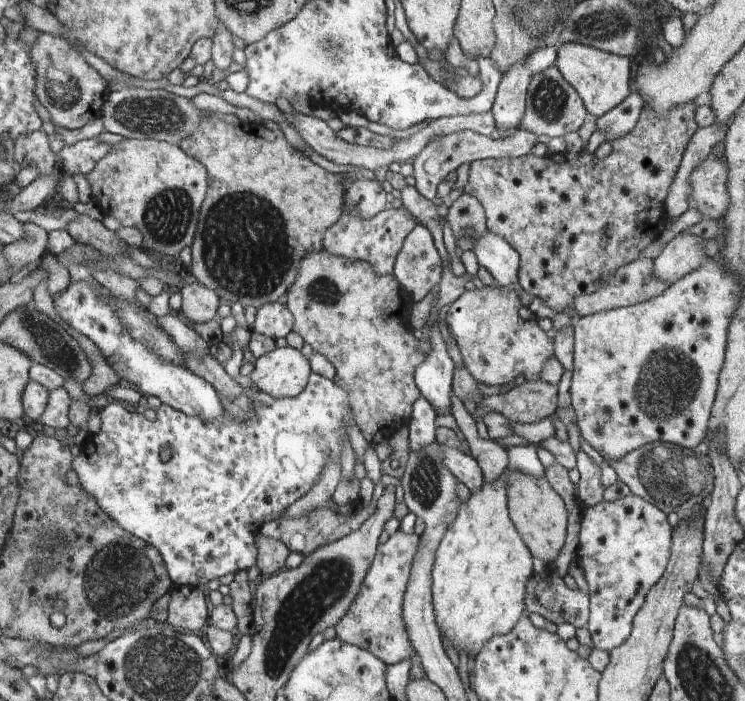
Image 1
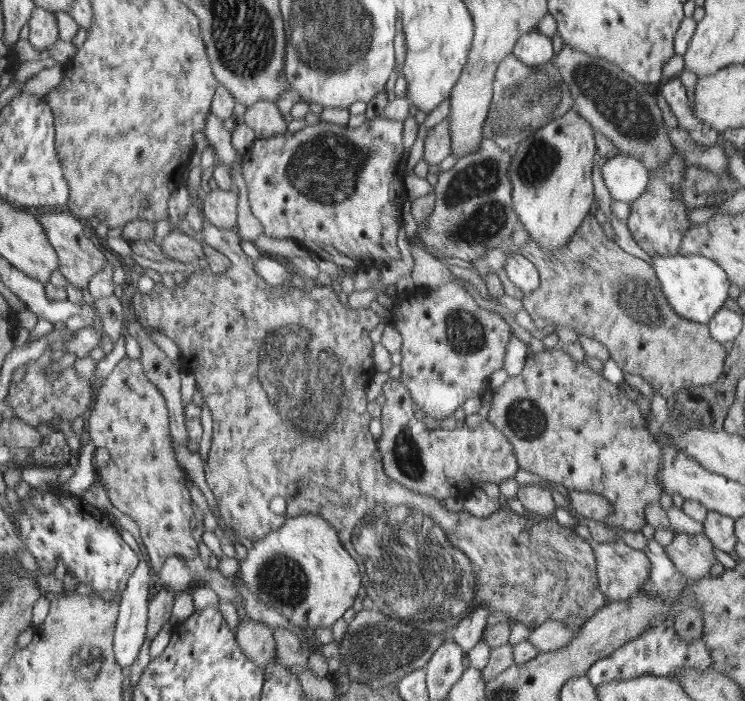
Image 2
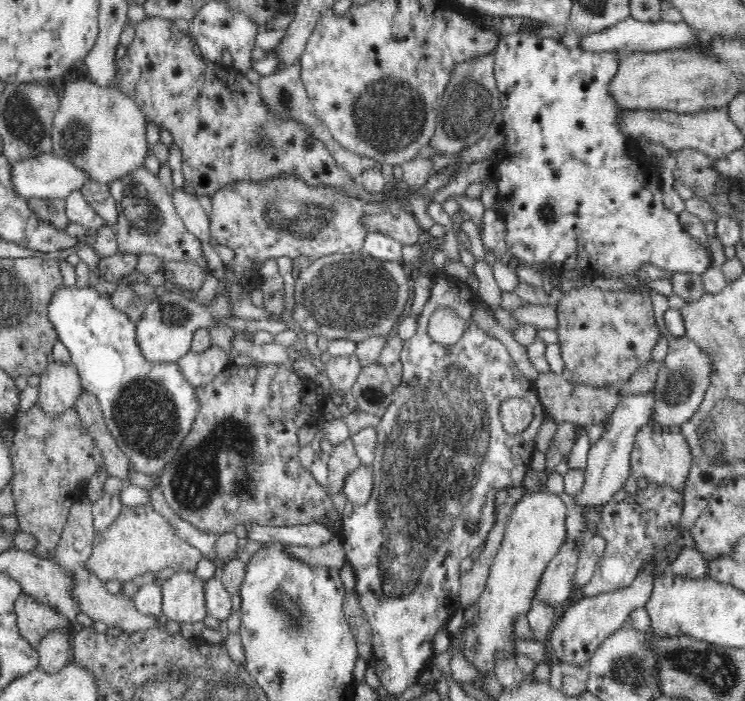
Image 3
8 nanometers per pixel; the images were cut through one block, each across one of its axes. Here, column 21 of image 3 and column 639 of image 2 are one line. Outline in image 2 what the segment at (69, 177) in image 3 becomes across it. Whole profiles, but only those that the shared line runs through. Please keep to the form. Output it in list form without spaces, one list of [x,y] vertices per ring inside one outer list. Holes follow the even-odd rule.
[[[628,155],[610,156],[601,166],[601,174],[613,200],[630,204],[646,191],[650,179],[646,165]]]

